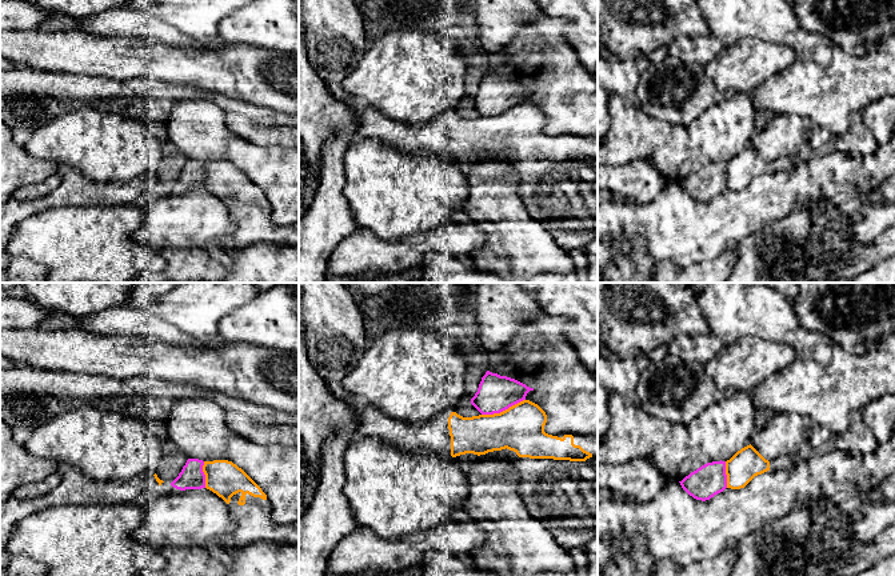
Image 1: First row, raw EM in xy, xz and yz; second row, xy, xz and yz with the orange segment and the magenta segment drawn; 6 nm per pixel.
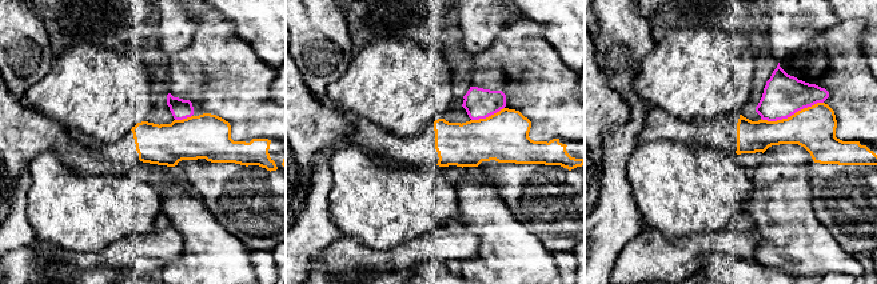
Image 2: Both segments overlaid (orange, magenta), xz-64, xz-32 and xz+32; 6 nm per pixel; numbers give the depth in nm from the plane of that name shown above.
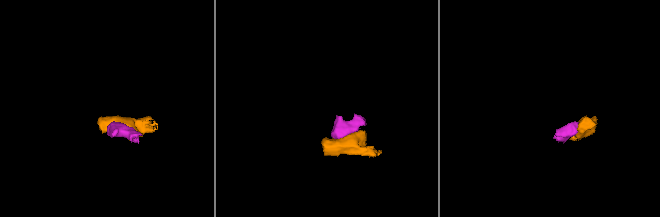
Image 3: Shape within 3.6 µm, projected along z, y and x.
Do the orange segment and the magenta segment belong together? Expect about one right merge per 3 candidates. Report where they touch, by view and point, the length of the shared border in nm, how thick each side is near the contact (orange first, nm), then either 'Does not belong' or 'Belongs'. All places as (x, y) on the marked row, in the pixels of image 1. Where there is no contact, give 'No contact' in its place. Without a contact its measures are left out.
Touches orange at xz (503, 411). Shared border 280 nm. Thickness 280 nm (orange) against 220 nm. Does not belong

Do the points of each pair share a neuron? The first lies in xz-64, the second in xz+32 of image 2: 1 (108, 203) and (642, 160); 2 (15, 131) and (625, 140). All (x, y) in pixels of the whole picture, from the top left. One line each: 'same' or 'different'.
1: same
2: different

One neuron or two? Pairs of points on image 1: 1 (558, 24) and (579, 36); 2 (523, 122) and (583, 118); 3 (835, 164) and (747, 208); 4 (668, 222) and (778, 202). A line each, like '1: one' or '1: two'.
1: two
2: two
3: one
4: one

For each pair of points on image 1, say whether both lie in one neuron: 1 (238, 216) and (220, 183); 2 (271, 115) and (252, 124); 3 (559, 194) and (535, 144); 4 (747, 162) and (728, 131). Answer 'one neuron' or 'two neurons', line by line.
1: one neuron
2: two neurons
3: one neuron
4: two neurons

